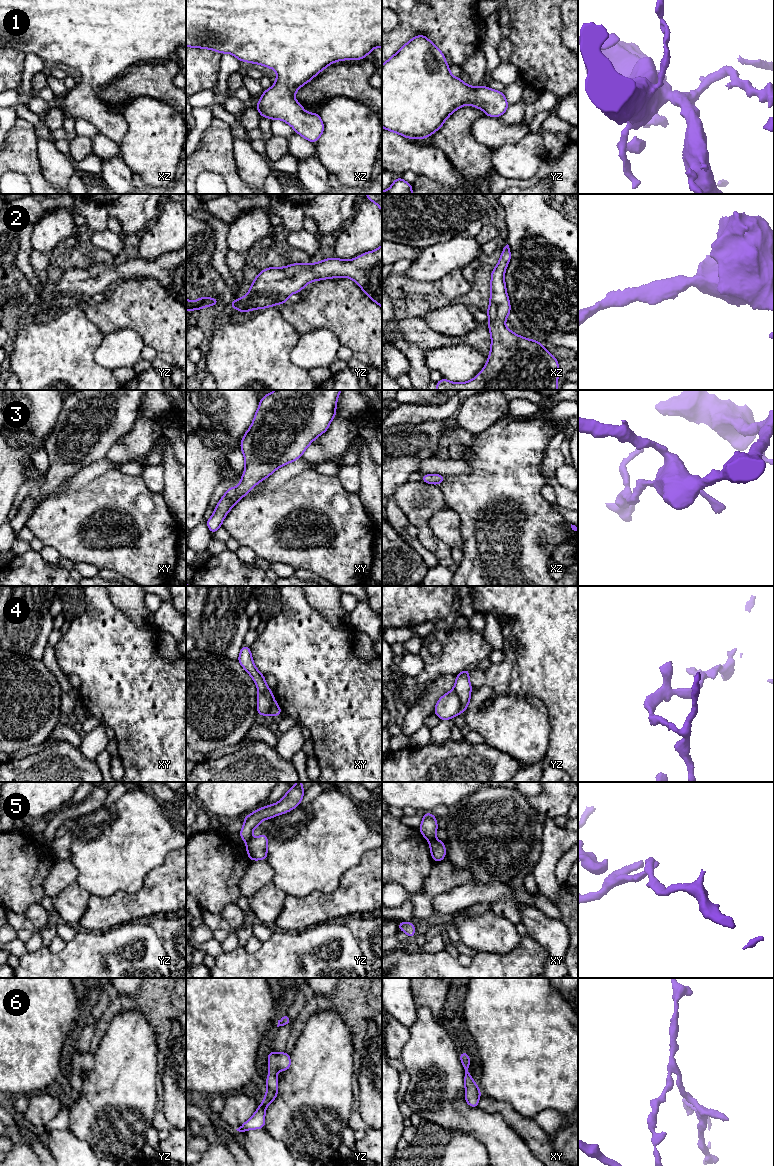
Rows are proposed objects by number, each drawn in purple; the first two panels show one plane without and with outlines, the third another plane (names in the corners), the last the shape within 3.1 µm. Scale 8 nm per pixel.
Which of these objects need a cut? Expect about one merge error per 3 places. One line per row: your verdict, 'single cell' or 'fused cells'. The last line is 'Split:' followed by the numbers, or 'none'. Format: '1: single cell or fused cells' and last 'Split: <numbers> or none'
1: single cell
2: single cell
3: single cell
4: fused cells
5: fused cells
6: single cell
Split: 4, 5

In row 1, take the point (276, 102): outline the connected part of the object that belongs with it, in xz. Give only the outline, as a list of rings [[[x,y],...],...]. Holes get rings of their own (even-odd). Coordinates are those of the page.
[[[186,0],[186,47],[204,48],[221,54],[230,53],[240,61],[274,69],[277,72],[275,84],[266,89],[260,96],[260,101],[255,104],[260,116],[267,117],[271,121],[280,119],[286,122],[297,134],[315,144],[324,132],[324,124],[319,114],[306,112],[303,106],[296,101],[294,94],[331,63],[348,59],[362,60],[375,47],[382,48],[382,0]]]

